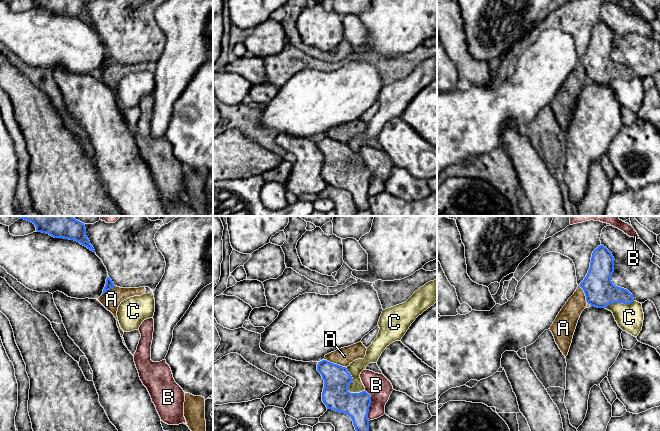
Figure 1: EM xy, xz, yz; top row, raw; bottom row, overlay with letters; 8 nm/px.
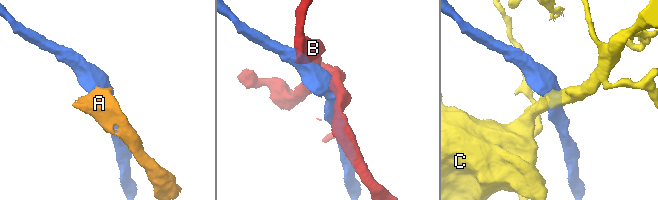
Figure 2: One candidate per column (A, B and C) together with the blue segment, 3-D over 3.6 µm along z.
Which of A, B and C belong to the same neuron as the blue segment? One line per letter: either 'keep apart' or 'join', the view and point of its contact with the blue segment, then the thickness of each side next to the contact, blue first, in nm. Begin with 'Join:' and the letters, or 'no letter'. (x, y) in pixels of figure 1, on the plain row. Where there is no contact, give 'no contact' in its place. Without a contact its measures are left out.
Join: no letter
A: keep apart; contact xz (335, 140); calibres 220 and 140 nm
B: keep apart; contact xz (369, 181); calibres 200 and 190 nm
C: keep apart; contact xz (347, 163); calibres 220 and 120 nm

